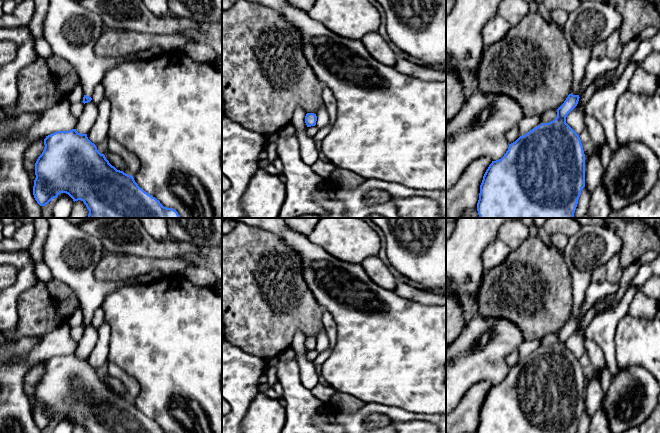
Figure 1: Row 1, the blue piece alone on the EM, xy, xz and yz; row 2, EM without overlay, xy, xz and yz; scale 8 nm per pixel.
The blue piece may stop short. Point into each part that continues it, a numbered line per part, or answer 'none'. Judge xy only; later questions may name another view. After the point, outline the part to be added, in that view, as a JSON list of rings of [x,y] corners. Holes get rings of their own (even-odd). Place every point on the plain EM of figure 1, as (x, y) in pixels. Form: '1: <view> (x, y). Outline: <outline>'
1: xy (72, 255). Outline: [[[65,218],[46,219],[50,229],[43,248],[43,262],[50,268],[54,278],[61,280],[75,292],[81,303],[84,319],[91,321],[94,311],[110,293],[128,286],[126,279],[111,282],[97,280],[94,270],[104,255],[101,241]]]

